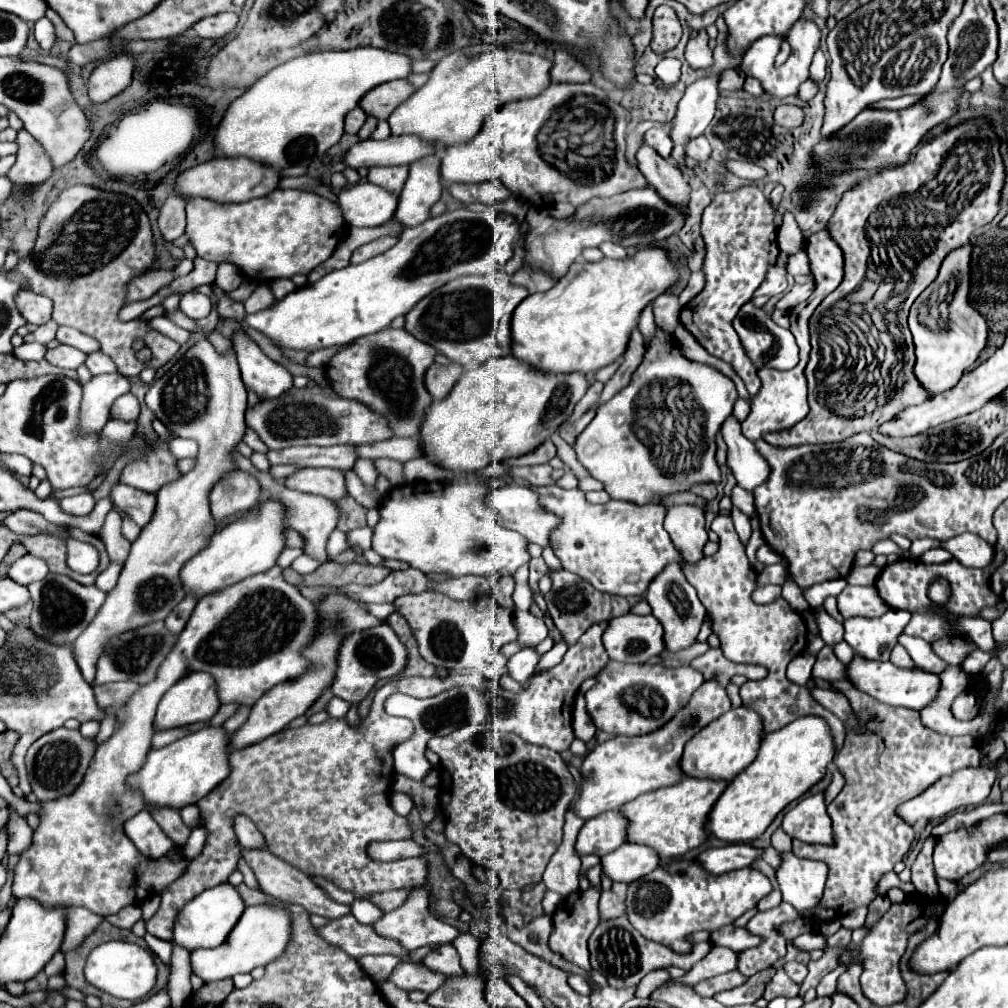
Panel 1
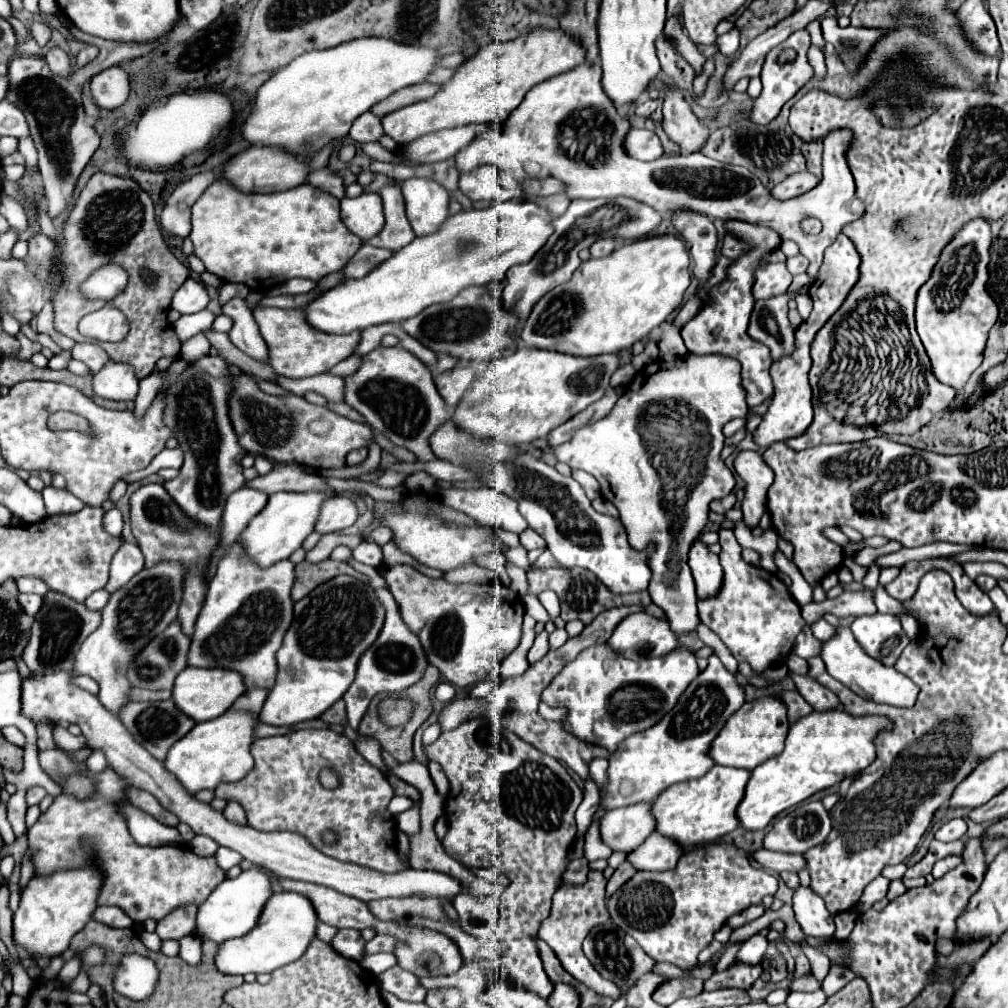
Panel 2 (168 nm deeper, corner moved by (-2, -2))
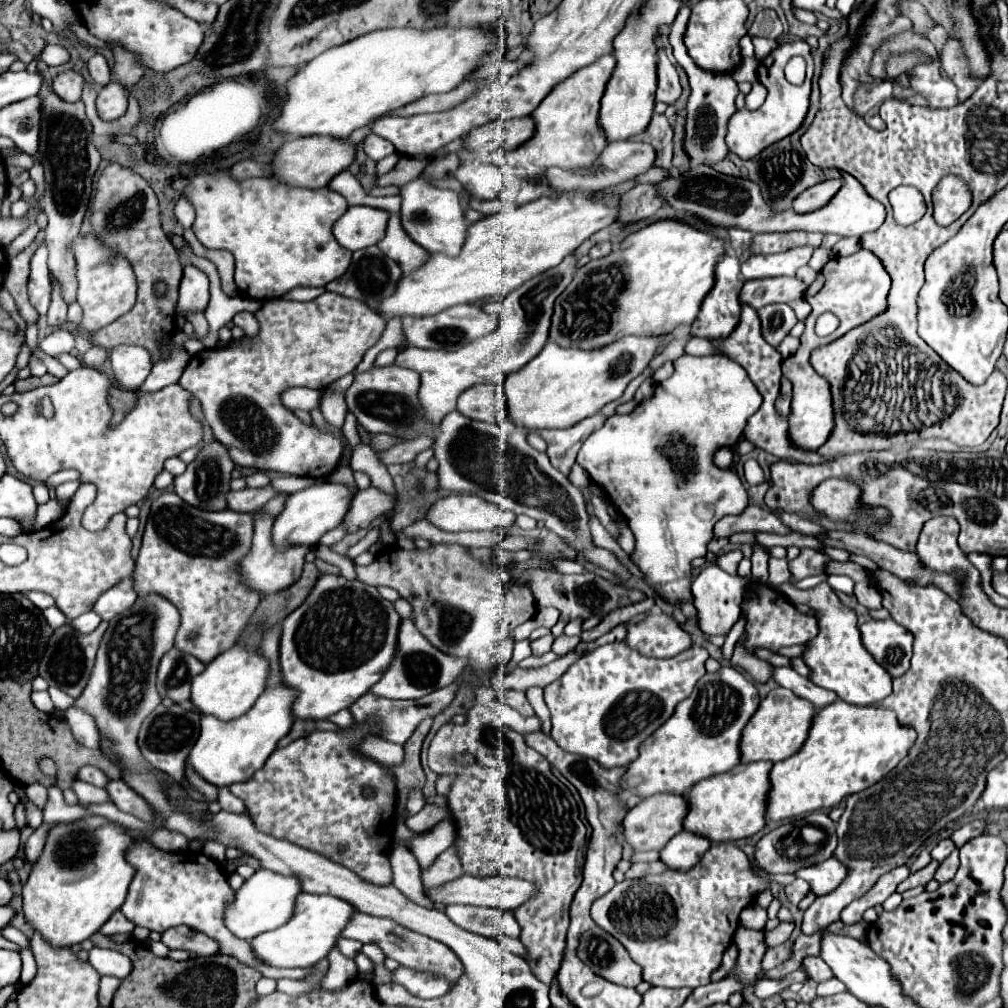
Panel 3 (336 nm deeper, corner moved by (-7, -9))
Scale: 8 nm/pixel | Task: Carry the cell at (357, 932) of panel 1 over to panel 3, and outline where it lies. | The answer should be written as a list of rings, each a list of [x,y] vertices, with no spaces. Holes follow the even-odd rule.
[[[341,937],[339,941],[337,941],[337,947],[339,947],[339,951],[345,955],[345,957],[355,957],[359,951],[361,951],[361,943],[359,941],[353,941],[353,939],[345,939],[345,937]]]

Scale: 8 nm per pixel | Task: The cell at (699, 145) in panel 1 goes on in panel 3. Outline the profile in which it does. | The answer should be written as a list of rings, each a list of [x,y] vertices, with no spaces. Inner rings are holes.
[[[657,41],[657,101],[673,103],[681,95],[679,75],[667,59],[663,45]]]

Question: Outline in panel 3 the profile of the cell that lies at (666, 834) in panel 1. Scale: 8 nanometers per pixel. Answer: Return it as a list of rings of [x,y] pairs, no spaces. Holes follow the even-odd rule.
[[[773,761],[739,763],[729,773],[721,773],[699,781],[685,795],[691,805],[691,811],[685,819],[685,829],[691,833],[699,833],[713,843],[737,841],[761,831],[767,823],[767,793],[771,789],[771,767]]]

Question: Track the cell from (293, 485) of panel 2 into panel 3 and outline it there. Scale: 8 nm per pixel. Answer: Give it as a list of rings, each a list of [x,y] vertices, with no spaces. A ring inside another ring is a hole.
[[[261,487],[261,489],[241,489],[241,491],[231,491],[227,493],[227,505],[231,511],[241,511],[241,513],[251,513],[255,509],[261,509],[271,497],[277,493],[273,487]]]

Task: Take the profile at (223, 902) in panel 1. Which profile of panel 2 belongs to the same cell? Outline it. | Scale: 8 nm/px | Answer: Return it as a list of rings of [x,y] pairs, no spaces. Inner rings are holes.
[[[248,868],[242,870],[242,874],[234,880],[226,878],[210,896],[208,900],[198,906],[198,914],[196,914],[196,936],[200,938],[208,938],[212,942],[226,942],[230,938],[238,938],[244,936],[246,932],[250,932],[256,926],[256,920],[262,912],[264,902],[272,896],[270,890],[270,876],[264,874],[260,868]]]

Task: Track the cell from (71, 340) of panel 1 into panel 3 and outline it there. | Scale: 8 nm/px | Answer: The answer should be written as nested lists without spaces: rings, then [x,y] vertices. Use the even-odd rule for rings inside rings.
[[[55,329],[39,343],[39,347],[49,357],[59,357],[61,353],[71,353],[71,349],[75,347],[75,337],[69,329]]]

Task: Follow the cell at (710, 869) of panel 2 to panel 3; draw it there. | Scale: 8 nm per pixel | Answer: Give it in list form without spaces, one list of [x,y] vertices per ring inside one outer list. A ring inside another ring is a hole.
[[[717,843],[717,845],[711,845],[711,849],[703,855],[703,859],[701,859],[695,867],[691,867],[687,873],[683,873],[683,871],[671,871],[671,869],[669,869],[669,871],[665,871],[665,873],[661,873],[661,875],[645,875],[645,877],[641,877],[641,879],[625,879],[625,881],[617,883],[607,895],[603,895],[601,899],[597,899],[597,901],[593,903],[593,907],[591,907],[591,917],[593,917],[593,921],[595,921],[601,929],[605,929],[607,933],[611,933],[611,935],[627,949],[629,957],[641,967],[643,981],[647,981],[647,983],[653,985],[653,987],[669,987],[669,989],[675,989],[675,987],[689,987],[689,989],[695,989],[695,987],[699,987],[699,985],[711,983],[711,973],[721,965],[721,957],[723,957],[725,949],[731,945],[731,937],[733,937],[733,933],[735,933],[735,929],[737,929],[737,925],[739,925],[739,913],[751,903],[751,899],[753,899],[753,895],[755,895],[757,891],[765,889],[765,885],[767,885],[767,881],[759,879],[759,877],[751,871],[745,853],[743,853],[739,847],[735,847],[733,843]]]

